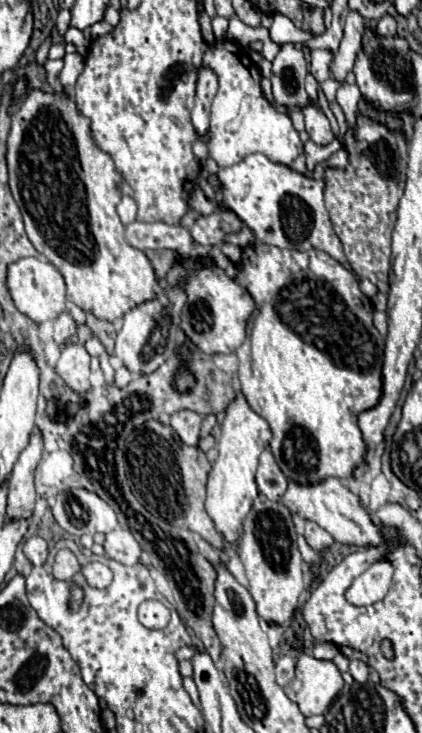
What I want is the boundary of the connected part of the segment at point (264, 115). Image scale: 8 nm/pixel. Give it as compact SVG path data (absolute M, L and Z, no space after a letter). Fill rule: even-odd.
M214 42L208 46L204 54L206 68L214 70L218 76L218 92L212 102L210 114L210 140L208 140L208 156L220 166L238 164L248 154L260 152L266 154L272 162L290 166L296 156L304 154L304 144L288 114L278 112L262 94L260 88L260 72L254 64L246 64L238 54L230 52L222 42Z

